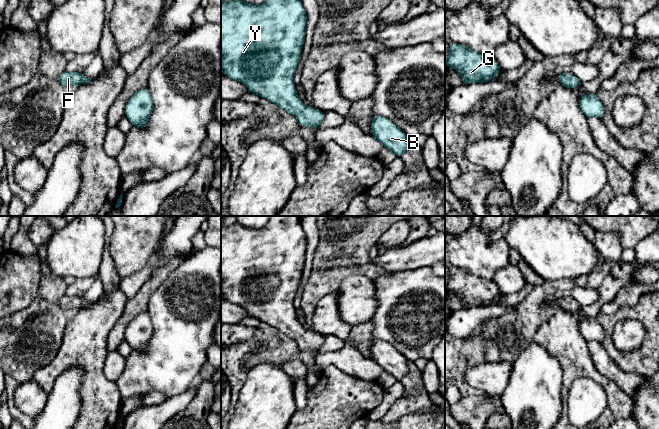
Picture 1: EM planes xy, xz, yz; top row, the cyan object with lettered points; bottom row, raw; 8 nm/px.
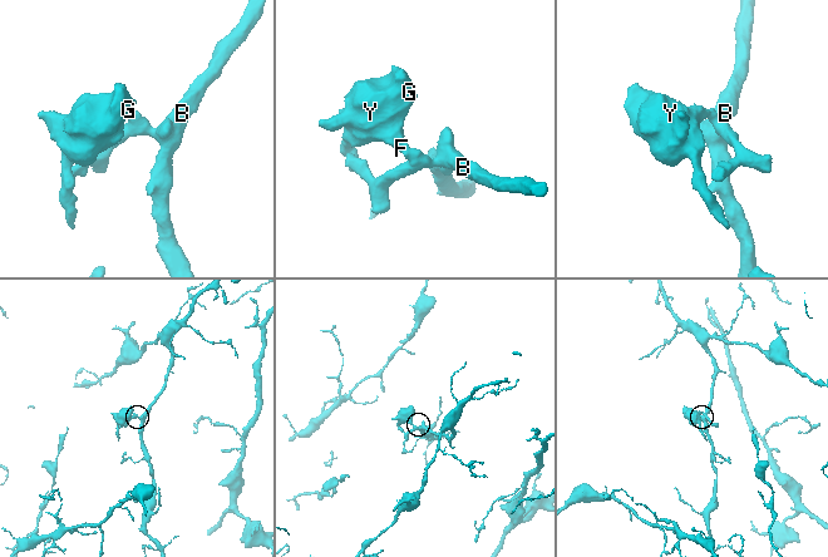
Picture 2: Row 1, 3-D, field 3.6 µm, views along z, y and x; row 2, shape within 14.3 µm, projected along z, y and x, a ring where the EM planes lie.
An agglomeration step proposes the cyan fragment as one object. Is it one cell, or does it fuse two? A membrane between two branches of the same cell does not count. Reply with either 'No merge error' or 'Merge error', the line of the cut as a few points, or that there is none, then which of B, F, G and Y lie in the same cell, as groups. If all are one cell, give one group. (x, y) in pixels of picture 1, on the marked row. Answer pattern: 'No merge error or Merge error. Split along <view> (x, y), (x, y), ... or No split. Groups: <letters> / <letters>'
No merge error. No split. Groups: B F G Y

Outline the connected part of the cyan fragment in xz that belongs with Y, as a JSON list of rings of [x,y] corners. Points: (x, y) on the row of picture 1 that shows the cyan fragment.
[[[242,0],[224,1],[221,4],[221,69],[225,77],[240,81],[251,93],[294,114],[300,126],[311,126],[318,131],[324,112],[306,107],[294,84],[306,21],[301,0],[267,0],[262,5]]]

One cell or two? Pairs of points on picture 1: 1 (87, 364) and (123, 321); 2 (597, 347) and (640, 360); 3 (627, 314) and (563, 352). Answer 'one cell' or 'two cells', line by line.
1: two cells
2: two cells
3: two cells

